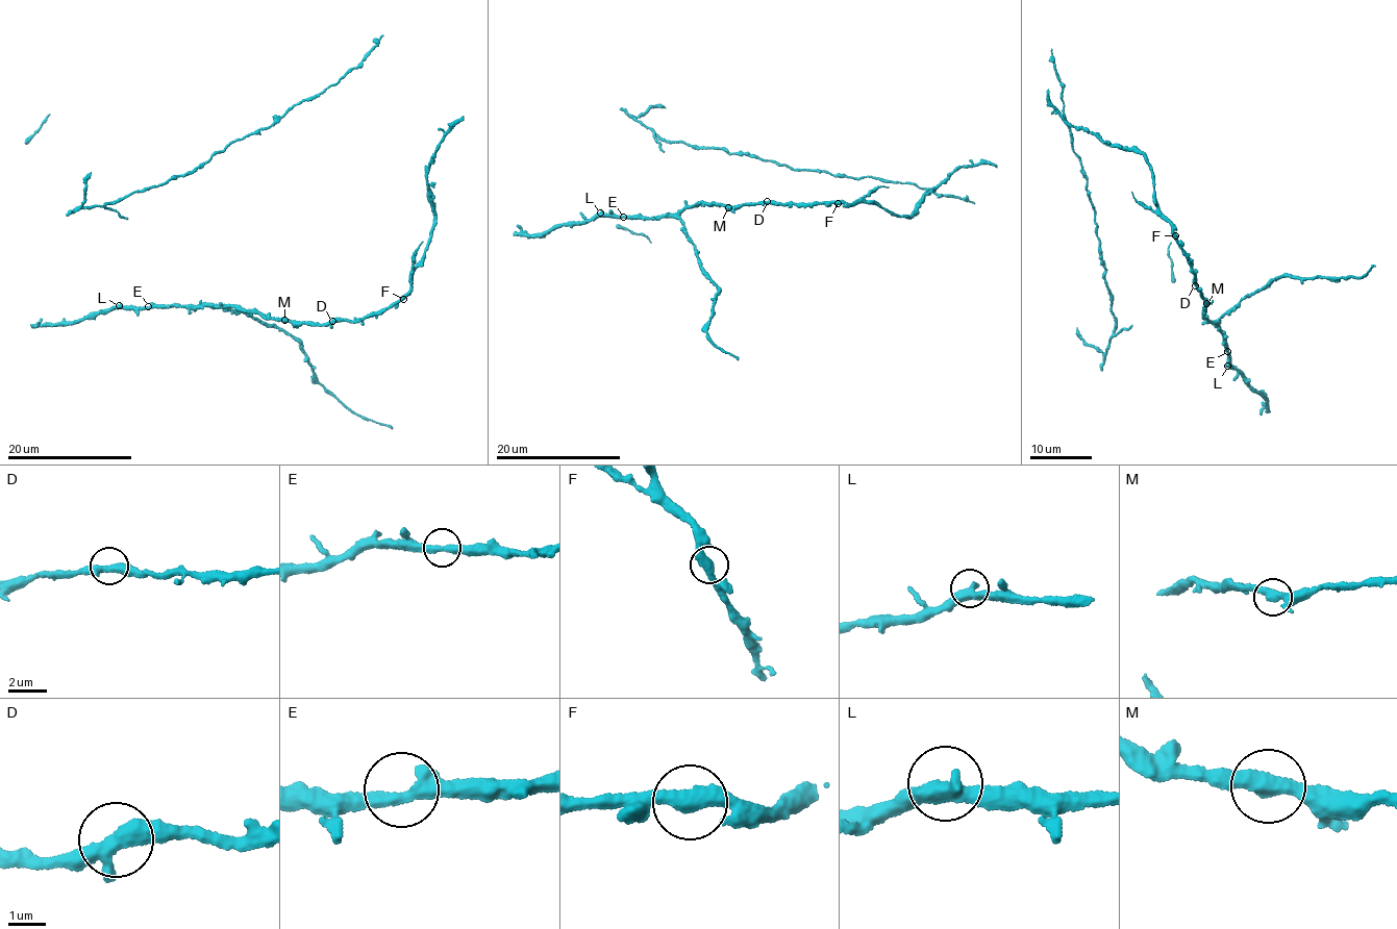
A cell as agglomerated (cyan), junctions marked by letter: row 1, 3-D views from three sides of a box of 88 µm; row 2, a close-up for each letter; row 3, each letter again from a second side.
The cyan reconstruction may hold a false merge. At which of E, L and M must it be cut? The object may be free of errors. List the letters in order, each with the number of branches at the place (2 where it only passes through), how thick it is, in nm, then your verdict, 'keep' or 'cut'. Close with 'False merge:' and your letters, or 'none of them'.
E: 2 branches meet; 380 nm thick; keep
L: 2 branches meet; 440 nm thick; keep
M: 2 branches meet; 420 nm thick; keep
False merge: none of them

